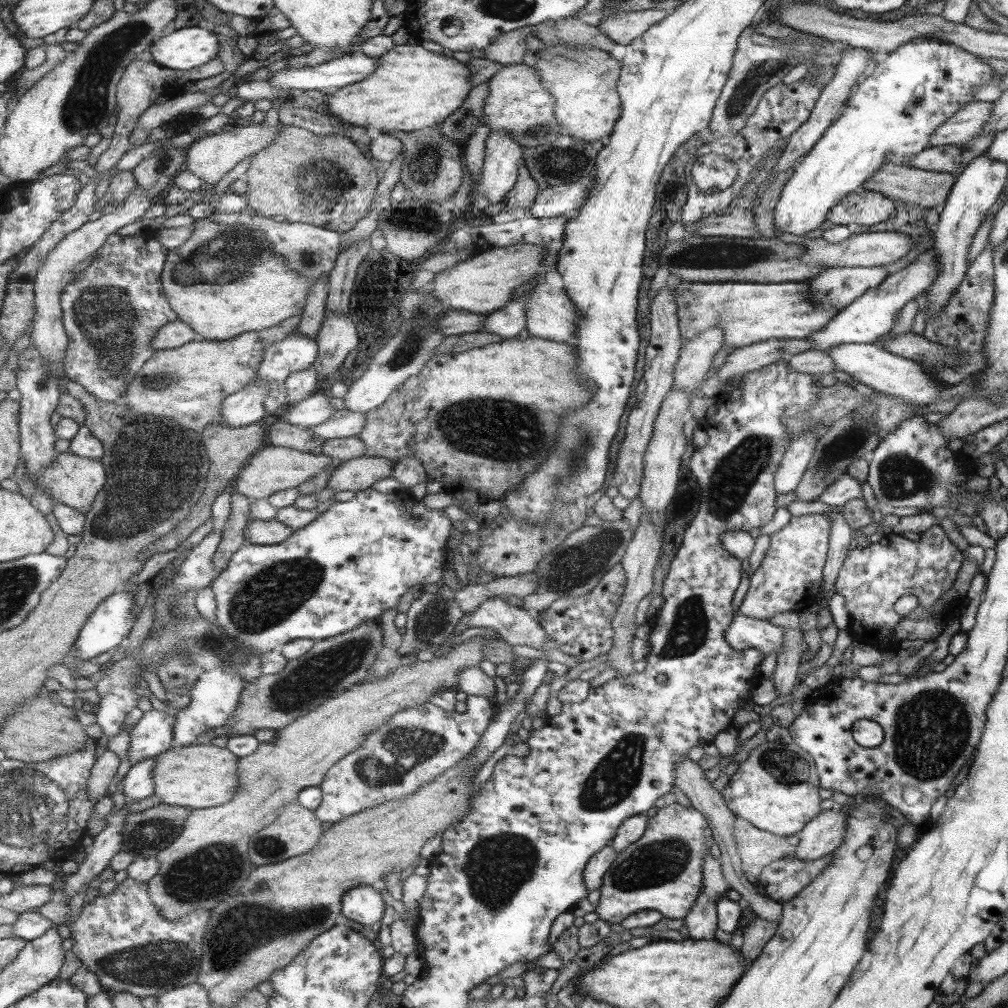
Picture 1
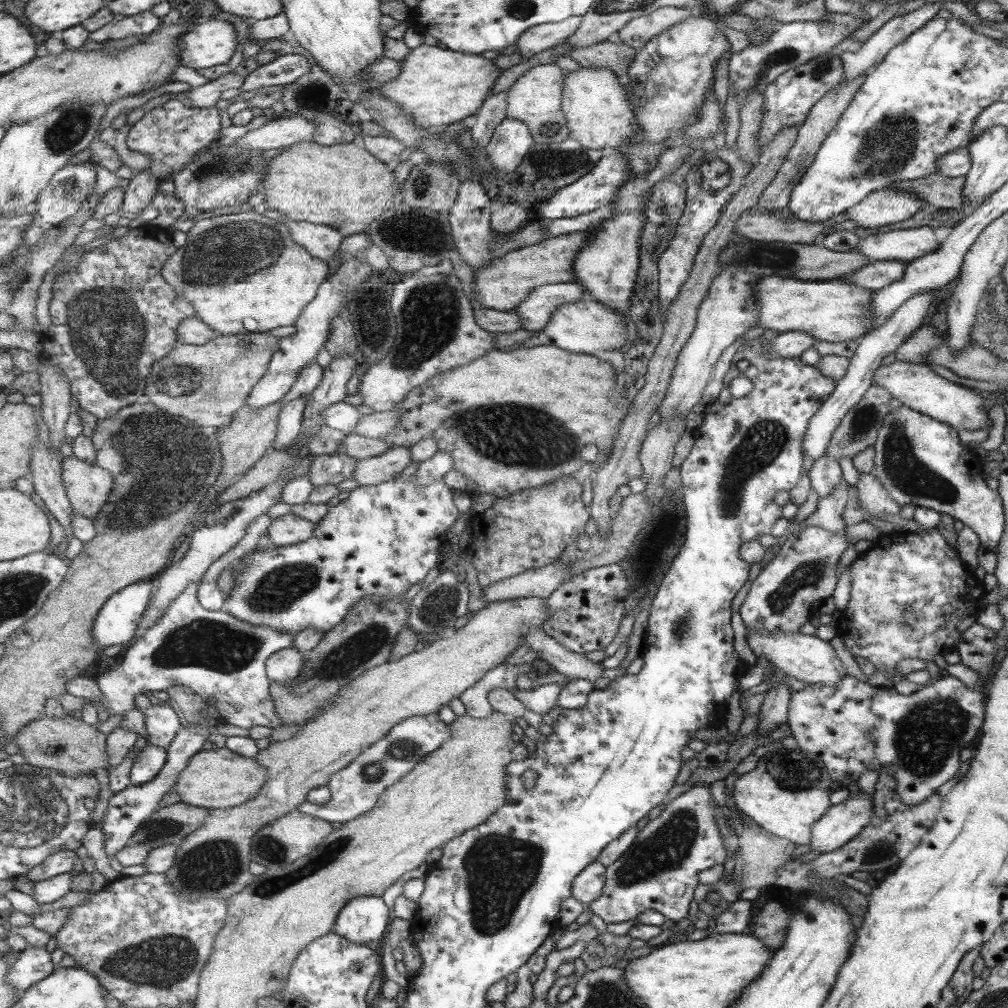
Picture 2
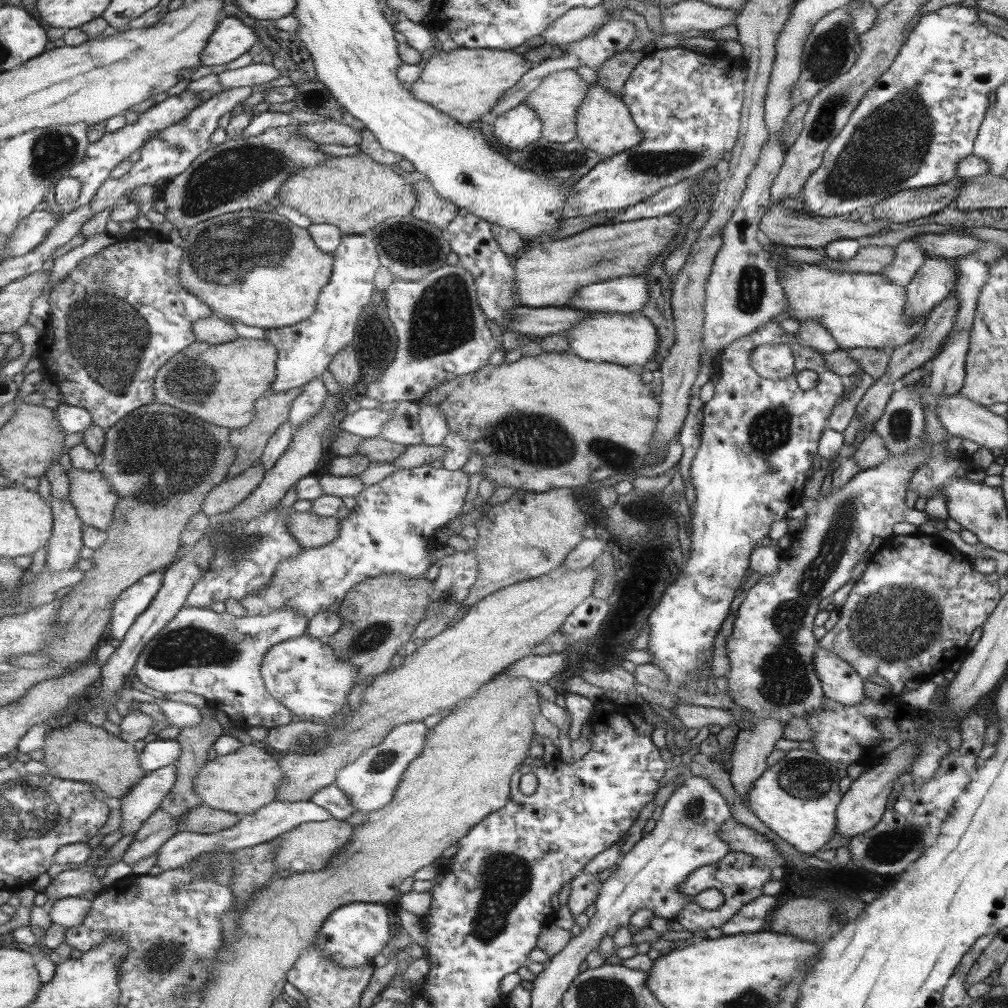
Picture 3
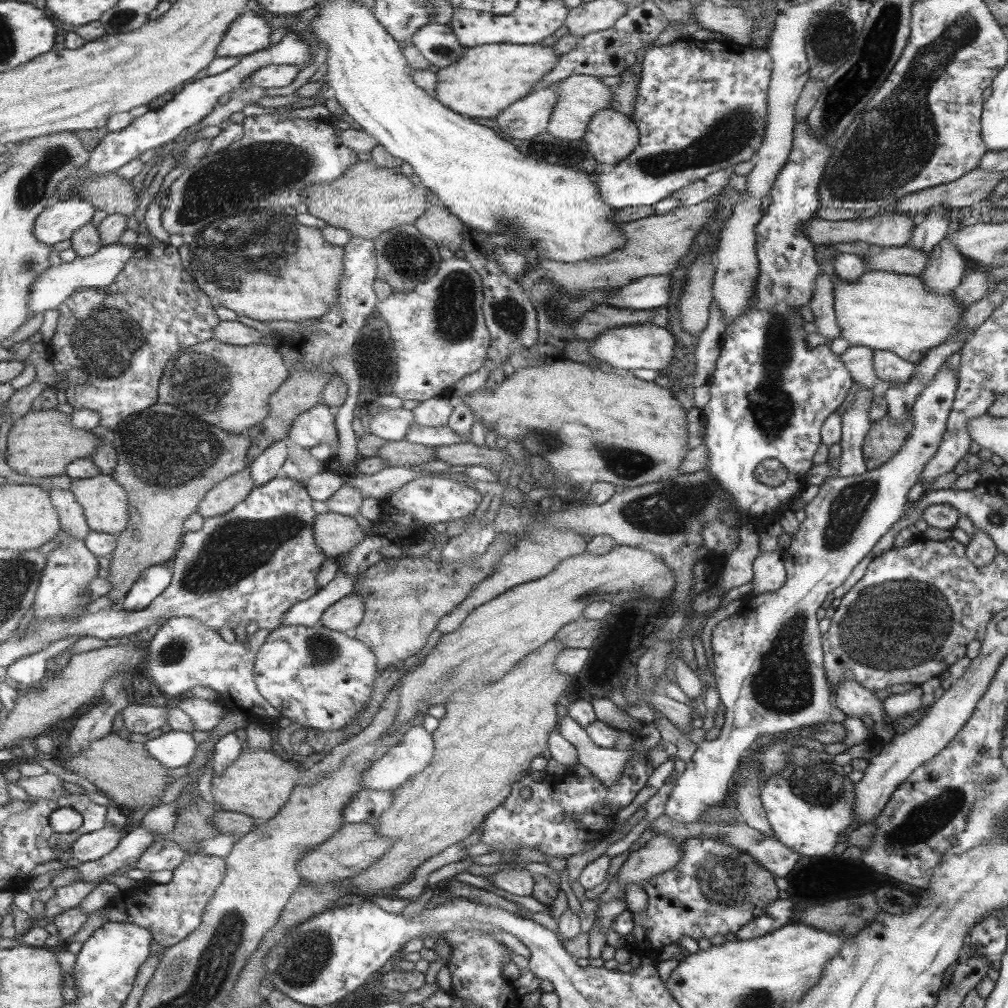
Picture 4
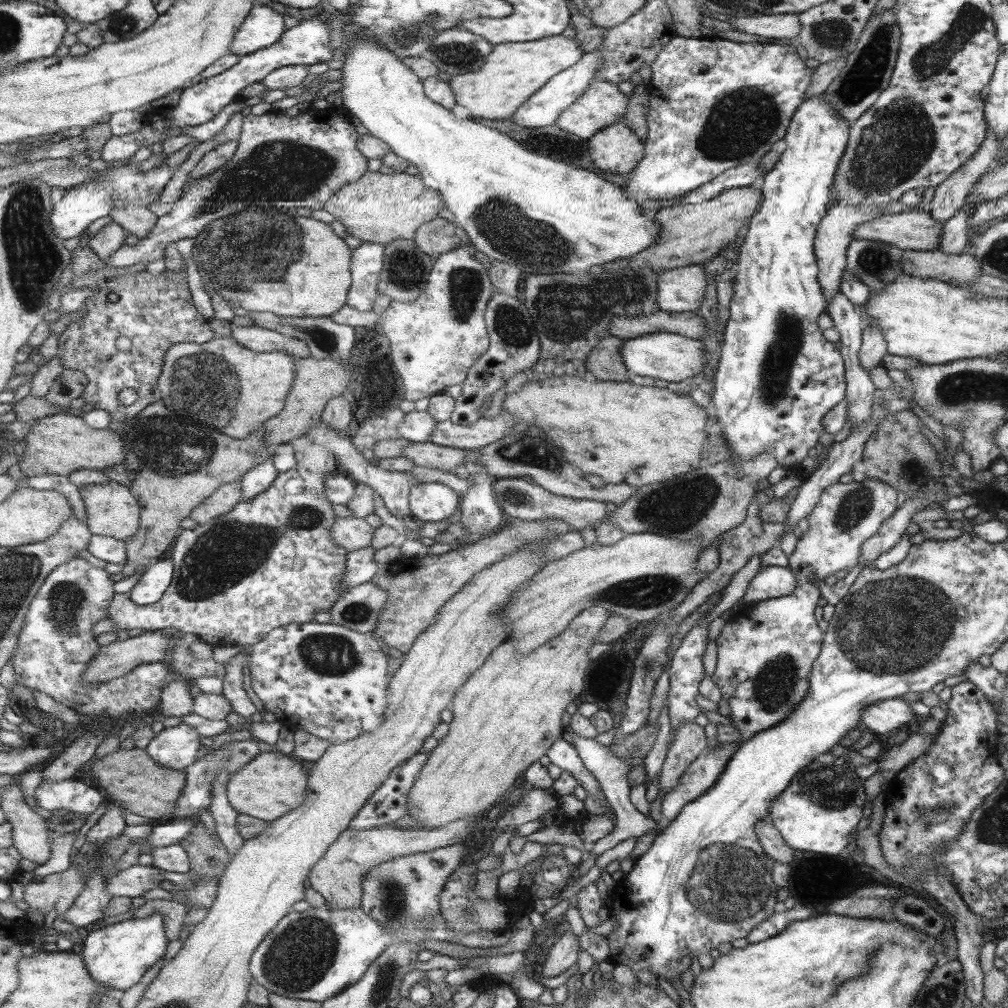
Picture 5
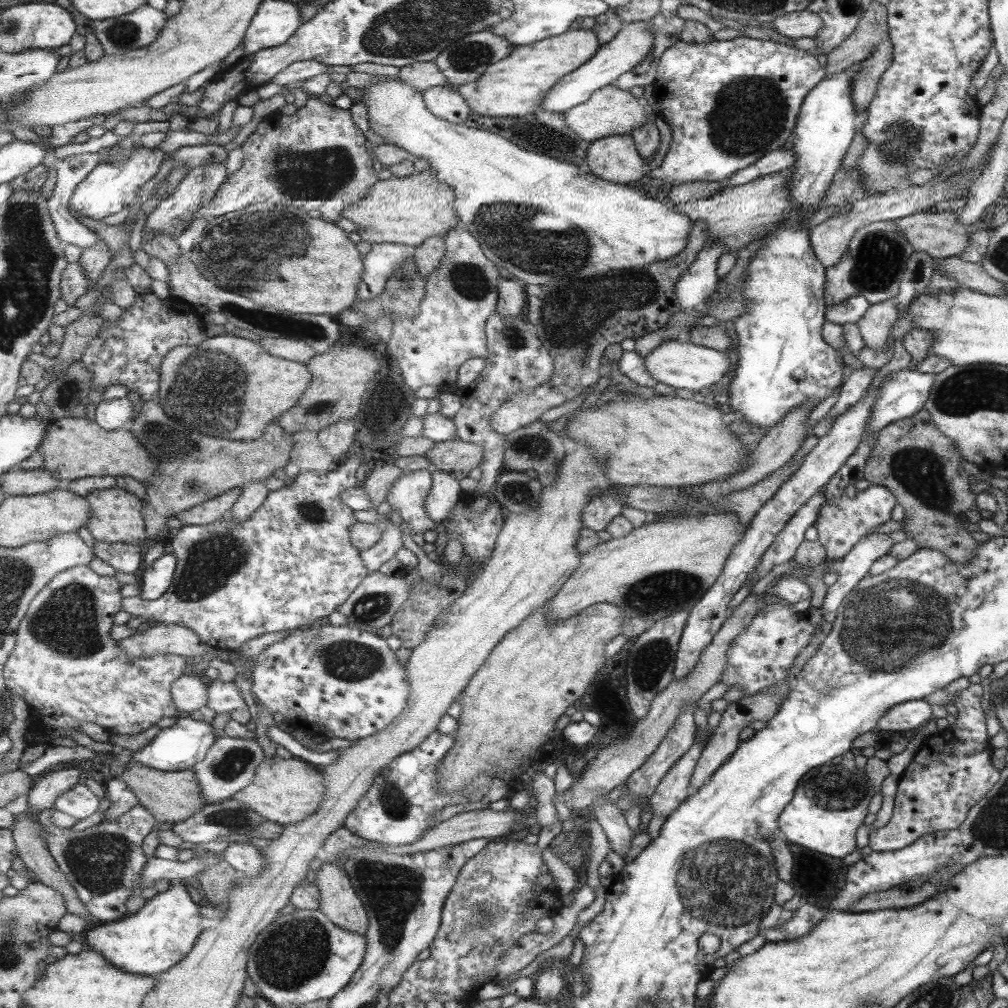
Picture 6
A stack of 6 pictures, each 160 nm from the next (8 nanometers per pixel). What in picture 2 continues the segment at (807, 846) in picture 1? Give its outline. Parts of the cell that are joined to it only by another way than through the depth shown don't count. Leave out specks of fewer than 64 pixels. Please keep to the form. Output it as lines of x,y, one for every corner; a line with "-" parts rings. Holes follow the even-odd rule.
860,790
856,795
848,795
842,802
830,805
827,813
813,825
812,840
810,840
809,844
811,851
816,850
820,853
826,853
848,844
853,837
861,834
861,830
865,830
865,827
869,826
869,821
873,816
873,809
872,795
863,793

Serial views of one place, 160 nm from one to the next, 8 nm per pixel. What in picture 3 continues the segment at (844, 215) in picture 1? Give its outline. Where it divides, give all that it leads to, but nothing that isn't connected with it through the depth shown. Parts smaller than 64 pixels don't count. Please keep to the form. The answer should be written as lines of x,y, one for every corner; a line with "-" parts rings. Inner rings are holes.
955,176
943,185
895,192
885,201
872,207
873,218
898,224
930,216
947,206
952,206
962,182
964,178

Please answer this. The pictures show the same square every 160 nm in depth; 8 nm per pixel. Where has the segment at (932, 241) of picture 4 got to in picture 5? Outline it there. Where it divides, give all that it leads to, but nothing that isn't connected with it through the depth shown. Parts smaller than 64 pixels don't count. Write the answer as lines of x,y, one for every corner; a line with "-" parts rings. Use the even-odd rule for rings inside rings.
991,131
969,160
934,188
933,199
929,203
929,218
943,226
964,205
965,199
972,191
972,186
988,170
994,168
996,155
1000,150
1000,140

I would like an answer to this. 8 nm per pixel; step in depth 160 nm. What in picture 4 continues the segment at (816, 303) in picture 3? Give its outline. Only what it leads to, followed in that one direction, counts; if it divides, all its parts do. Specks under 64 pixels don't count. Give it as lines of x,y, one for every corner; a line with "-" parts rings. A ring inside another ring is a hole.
865,271
855,283
845,283
833,275
833,288
833,308
841,339
851,346
865,346
874,352
893,352
914,365
957,333
966,309
966,306
956,303
953,294
928,291
916,276

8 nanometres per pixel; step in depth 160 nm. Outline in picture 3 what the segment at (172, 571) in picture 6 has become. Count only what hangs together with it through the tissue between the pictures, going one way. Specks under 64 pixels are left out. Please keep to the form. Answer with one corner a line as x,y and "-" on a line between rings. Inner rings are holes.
165,571
150,572
146,577
141,577
139,582
136,582
131,588
128,588
117,599
116,608
114,608
112,622
109,626
107,638
117,638
122,641
125,635
130,631
131,626
135,624
137,617
143,614
149,606
153,604
155,597
159,594
164,585

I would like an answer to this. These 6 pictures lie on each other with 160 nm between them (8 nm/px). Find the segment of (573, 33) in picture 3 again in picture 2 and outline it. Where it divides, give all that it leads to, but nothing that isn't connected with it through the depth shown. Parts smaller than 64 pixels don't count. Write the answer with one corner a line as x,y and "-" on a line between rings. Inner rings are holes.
574,15
564,18
563,21
532,26
517,38
515,53
528,59
535,53
553,48
560,42
564,42
566,38
568,39
579,28
581,19
582,16

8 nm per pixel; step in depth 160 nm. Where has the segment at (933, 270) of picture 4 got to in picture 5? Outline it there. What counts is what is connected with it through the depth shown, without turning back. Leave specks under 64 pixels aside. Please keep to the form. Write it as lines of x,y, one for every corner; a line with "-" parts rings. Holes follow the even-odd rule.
964,205
954,216
947,219
939,235
937,251
943,254
960,254
967,250
967,219
973,205

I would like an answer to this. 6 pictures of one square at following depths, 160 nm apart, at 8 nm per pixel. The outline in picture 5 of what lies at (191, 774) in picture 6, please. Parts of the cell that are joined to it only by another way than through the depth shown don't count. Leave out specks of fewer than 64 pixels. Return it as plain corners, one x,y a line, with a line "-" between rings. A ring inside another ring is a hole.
118,750
91,764
94,782
107,796
108,801
120,802
125,810
157,822
169,819
176,812
178,800
188,784
186,771
167,769
155,762
146,750

